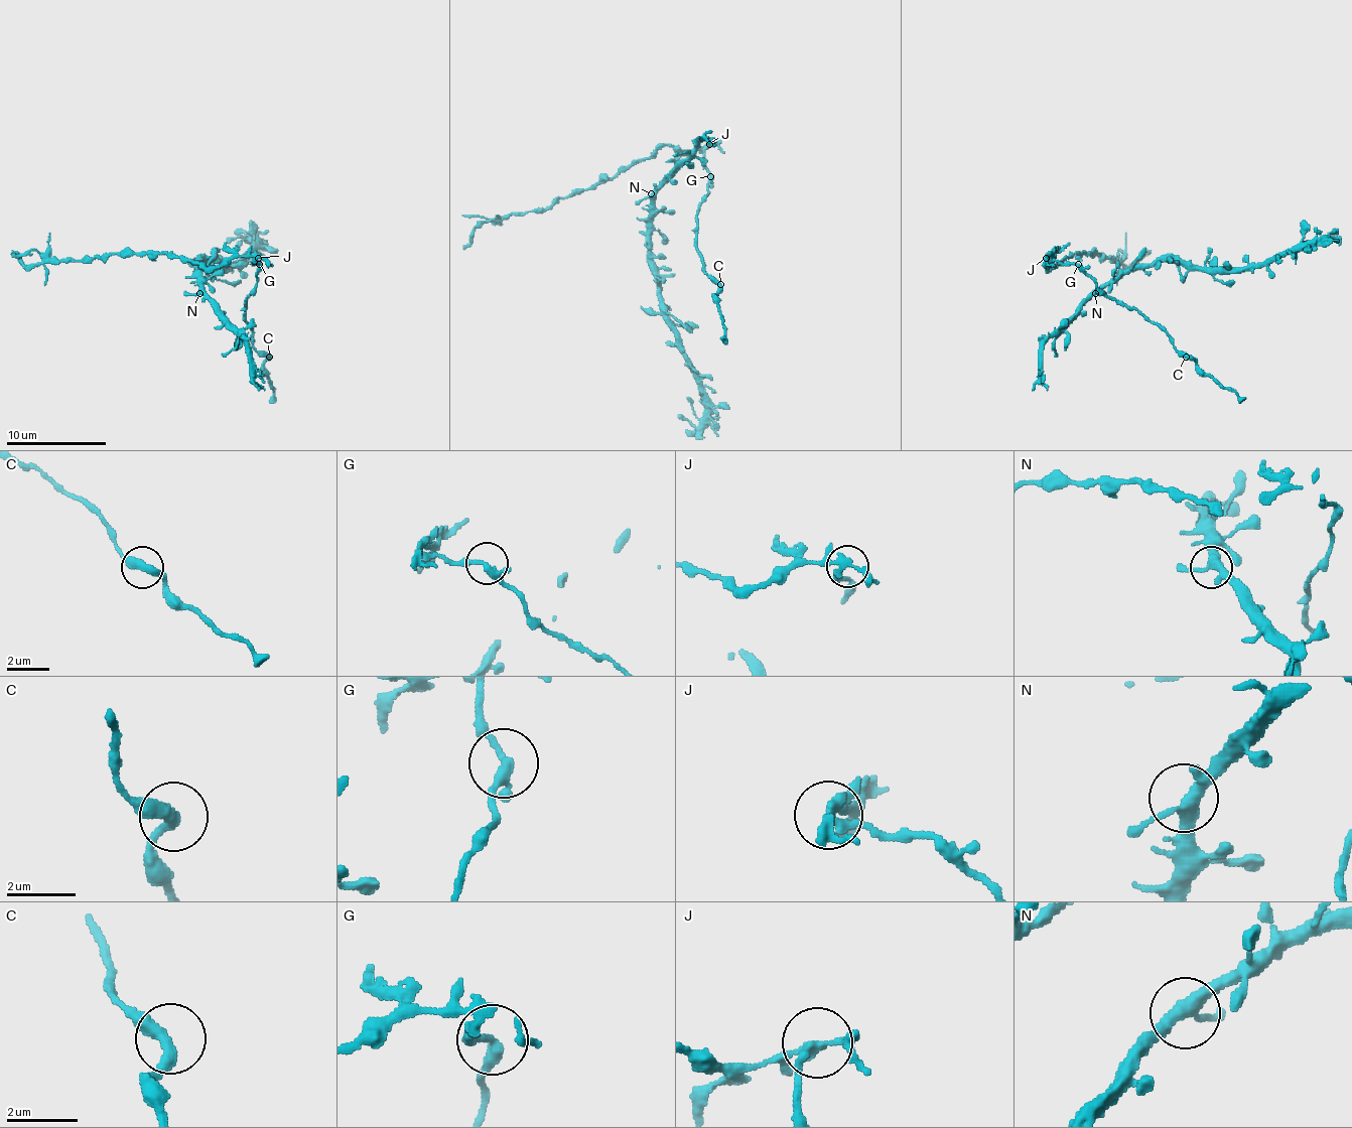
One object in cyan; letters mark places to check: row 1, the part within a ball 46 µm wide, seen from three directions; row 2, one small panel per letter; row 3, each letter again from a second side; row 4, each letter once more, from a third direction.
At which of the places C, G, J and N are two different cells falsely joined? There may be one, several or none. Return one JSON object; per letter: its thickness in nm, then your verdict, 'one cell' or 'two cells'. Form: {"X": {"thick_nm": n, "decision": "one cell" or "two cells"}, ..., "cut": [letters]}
{"C": {"thick_nm": 360, "decision": "one cell"}, "G": {"thick_nm": 240, "decision": "one cell"}, "J": {"thick_nm": 260, "decision": "two cells"}, "N": {"thick_nm": 340, "decision": "one cell"}, "cut": ["J"]}

